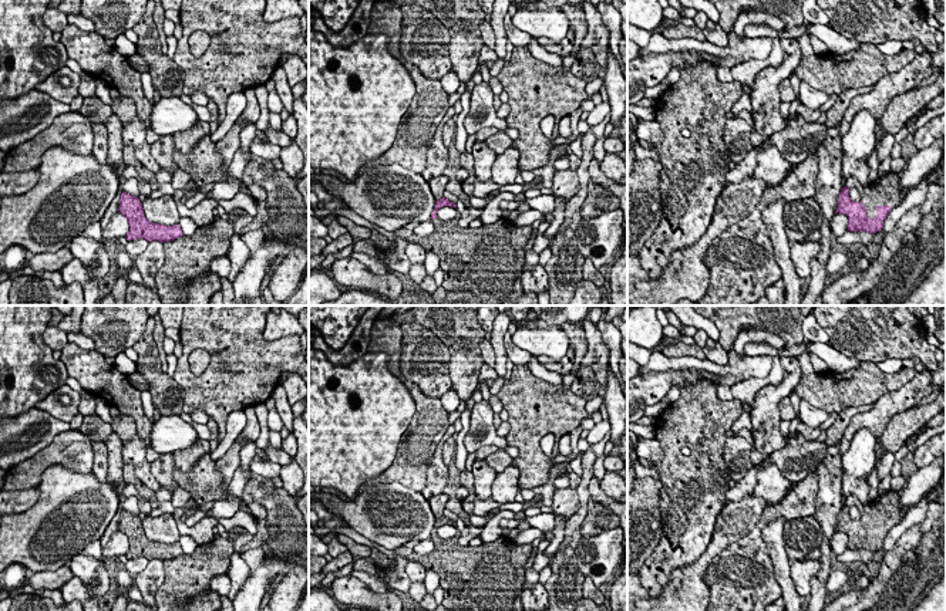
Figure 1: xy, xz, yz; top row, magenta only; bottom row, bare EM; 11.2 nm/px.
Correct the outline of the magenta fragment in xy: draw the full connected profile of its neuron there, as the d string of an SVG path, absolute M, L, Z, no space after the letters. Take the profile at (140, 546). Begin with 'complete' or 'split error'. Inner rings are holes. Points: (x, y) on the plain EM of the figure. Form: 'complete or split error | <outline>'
complete | M127 510L121 512L119 531L122 531L129 541L129 550L127 558L145 557L148 560L158 558L161 561L175 558L184 554L179 543L166 544L149 540L142 527L142 521L138 516L131 514Z

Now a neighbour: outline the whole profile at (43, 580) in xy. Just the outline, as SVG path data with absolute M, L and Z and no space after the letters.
M68 564L60 567L55 571L38 571L34 573L27 584L37 590L60 590L63 584L73 578L73 571L70 570Z

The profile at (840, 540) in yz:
M836 531L831 539L831 550L838 557L848 548L848 534Z

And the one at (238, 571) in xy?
M235 550L233 554L230 556L230 566L228 570L228 577L230 578L230 591L229 591L228 597L230 598L230 601L235 598L235 595L243 587L243 584L249 575L249 571L250 571L250 567L240 557L240 553Z

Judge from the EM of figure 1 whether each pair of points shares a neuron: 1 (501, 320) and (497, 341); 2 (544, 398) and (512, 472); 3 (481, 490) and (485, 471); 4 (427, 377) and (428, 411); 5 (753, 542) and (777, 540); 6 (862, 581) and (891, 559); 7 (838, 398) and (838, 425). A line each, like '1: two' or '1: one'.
1: one
2: two
3: one
4: two
5: two
6: two
7: two

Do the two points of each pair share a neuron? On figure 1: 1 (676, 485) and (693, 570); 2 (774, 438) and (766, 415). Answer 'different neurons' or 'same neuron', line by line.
1: different neurons
2: same neuron

